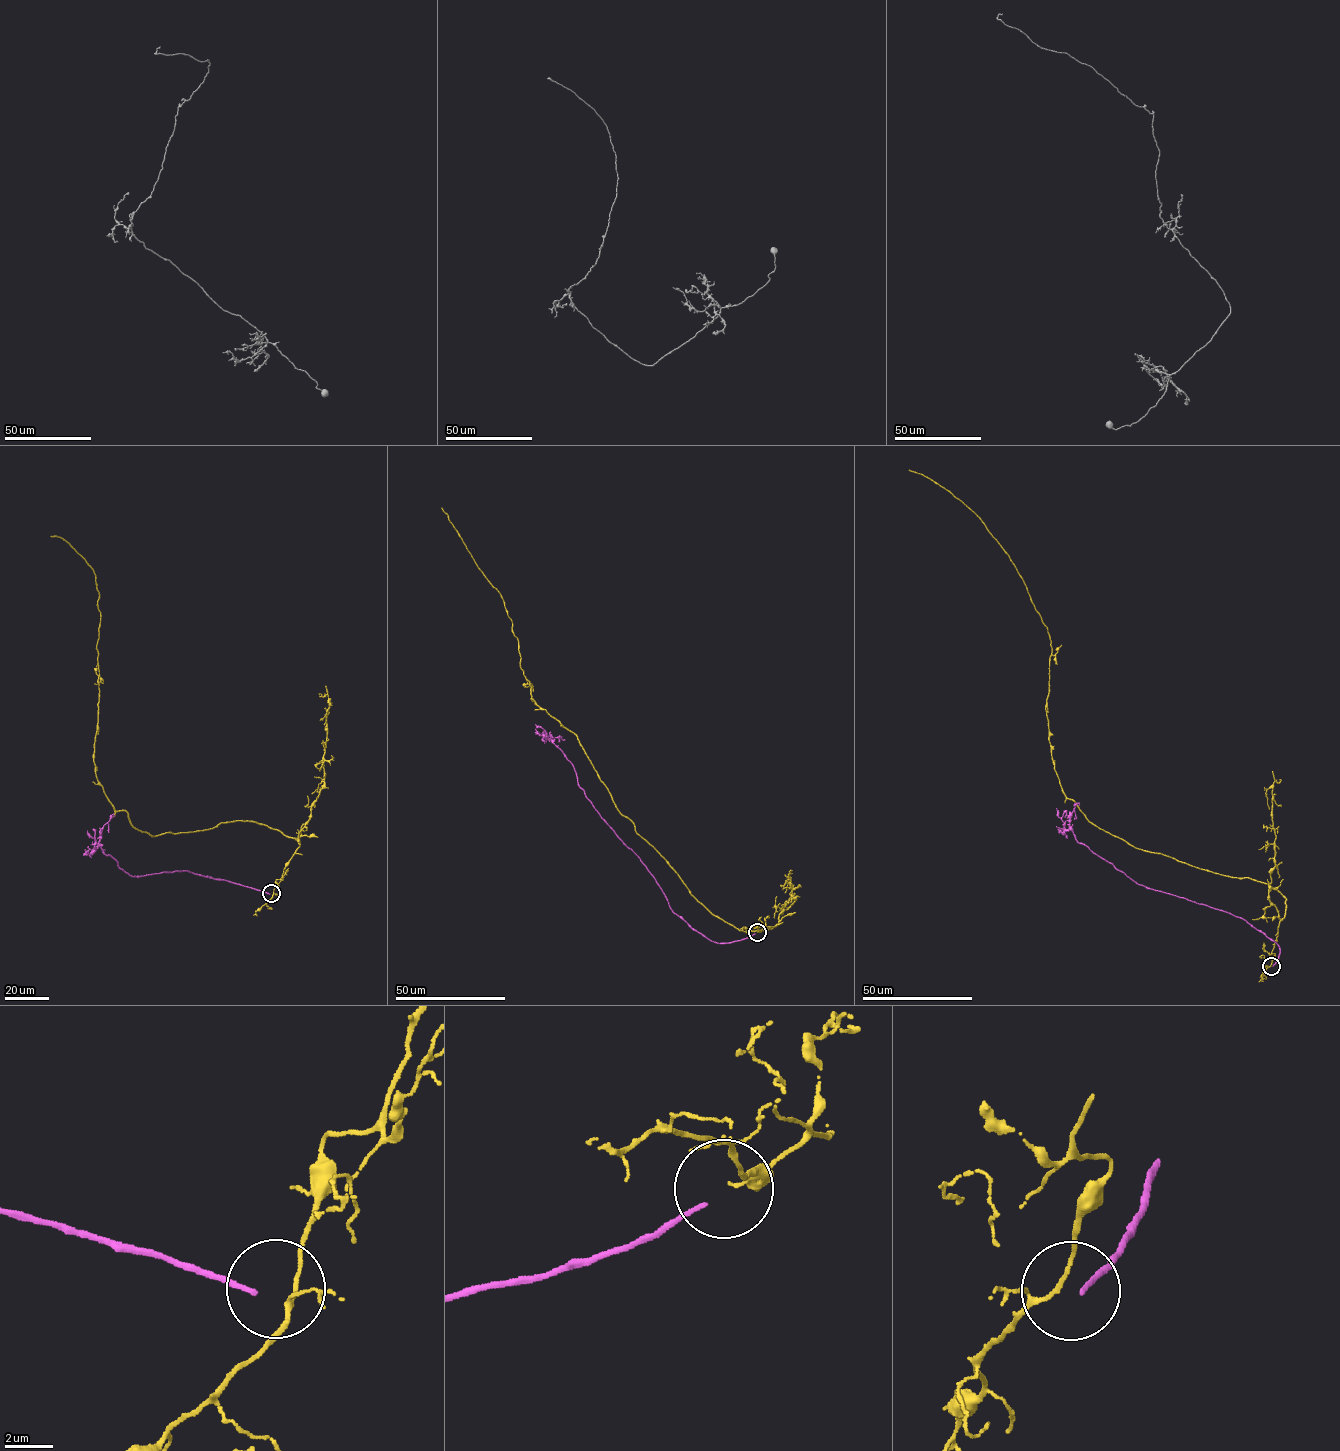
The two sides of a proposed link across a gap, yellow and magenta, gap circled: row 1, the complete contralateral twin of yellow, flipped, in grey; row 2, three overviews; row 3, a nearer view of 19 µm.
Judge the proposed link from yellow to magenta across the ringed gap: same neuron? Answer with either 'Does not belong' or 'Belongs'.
Does not belong

